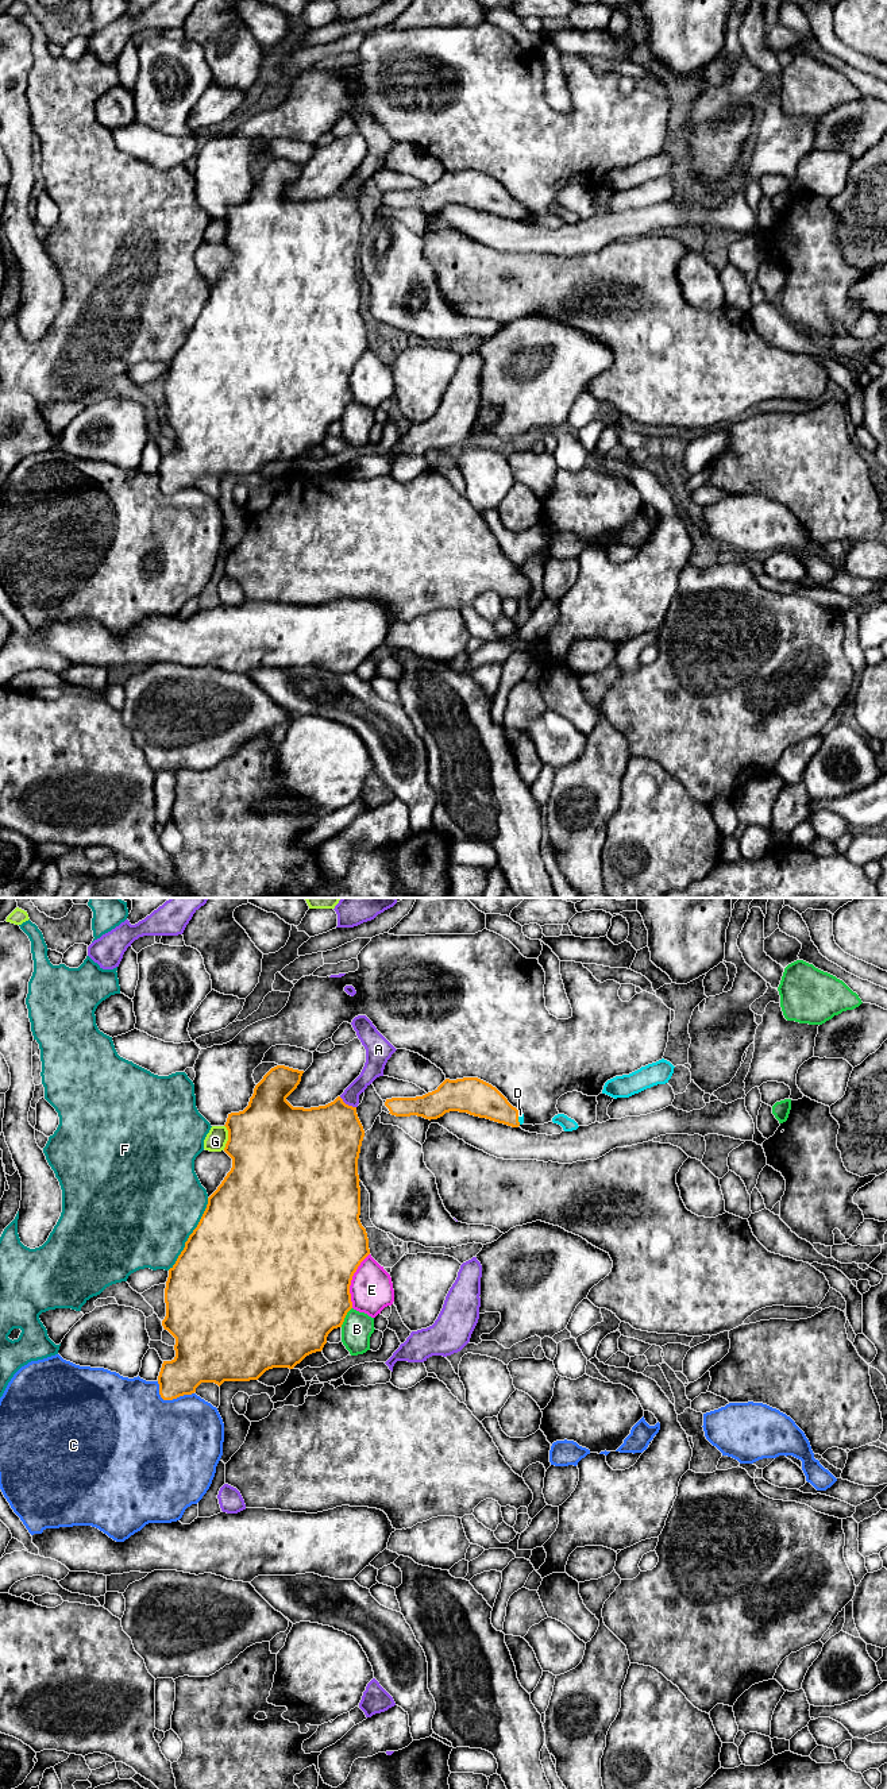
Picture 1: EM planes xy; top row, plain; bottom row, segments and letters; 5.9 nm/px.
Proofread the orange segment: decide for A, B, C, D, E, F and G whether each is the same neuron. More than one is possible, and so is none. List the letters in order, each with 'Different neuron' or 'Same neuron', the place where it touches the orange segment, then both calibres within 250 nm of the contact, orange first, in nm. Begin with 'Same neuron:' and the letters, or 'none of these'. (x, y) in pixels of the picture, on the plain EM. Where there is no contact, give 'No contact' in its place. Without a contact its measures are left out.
Same neuron: D
A: Different neuron. Touches orange at xy (347, 197). Thickness 420 nm (orange) against 100 nm
B: Different neuron. Touches orange at xy (344, 409). Thickness 480 nm (orange) against 190 nm
C: Different neuron. Touches orange at xy (170, 492). Thickness 240 nm (orange) against 500 nm
D: Same neuron. Touches orange at xy (517, 211). Thickness 220 nm (orange) against 30 nm
E: Different neuron. Touches orange at xy (351, 371). Thickness 500 nm (orange) against 260 nm
F: Different neuron. Touches orange at xy (191, 327). Thickness 500 nm (orange) against 500 nm
G: Different neuron. Touches orange at xy (228, 230). Thickness 500 nm (orange) against 130 nm

